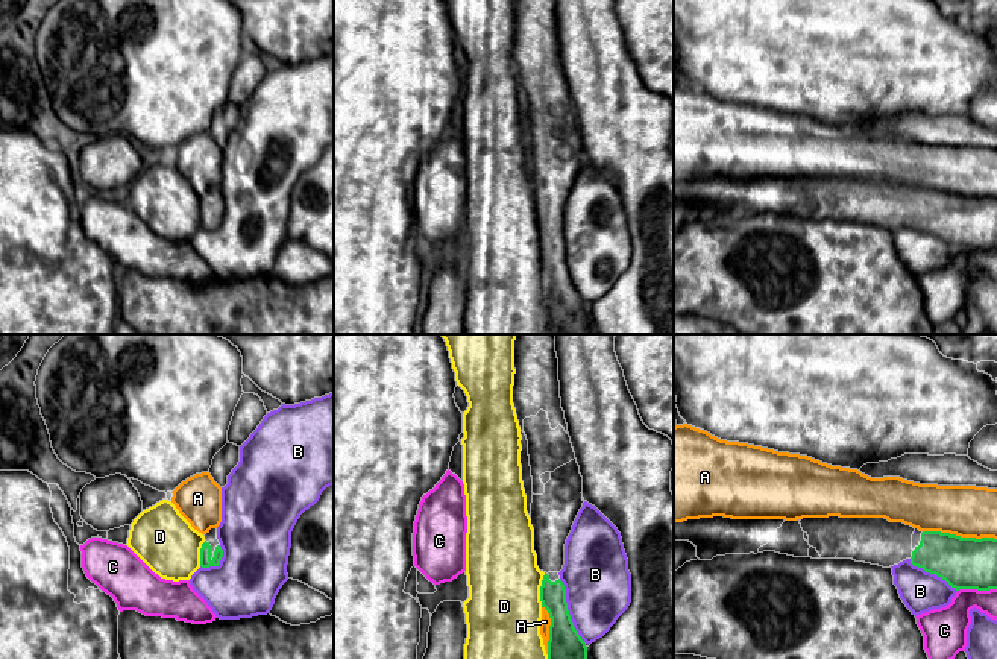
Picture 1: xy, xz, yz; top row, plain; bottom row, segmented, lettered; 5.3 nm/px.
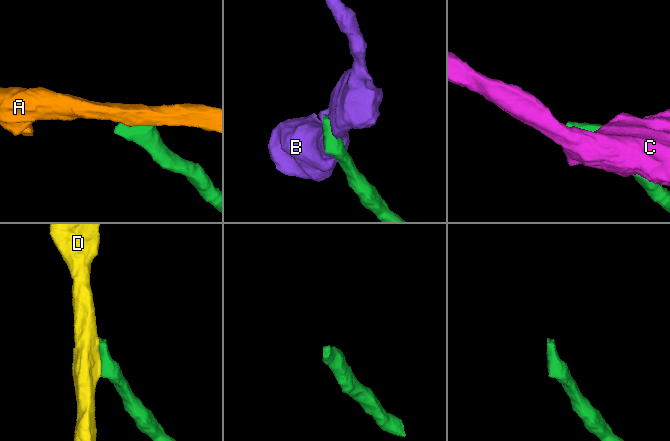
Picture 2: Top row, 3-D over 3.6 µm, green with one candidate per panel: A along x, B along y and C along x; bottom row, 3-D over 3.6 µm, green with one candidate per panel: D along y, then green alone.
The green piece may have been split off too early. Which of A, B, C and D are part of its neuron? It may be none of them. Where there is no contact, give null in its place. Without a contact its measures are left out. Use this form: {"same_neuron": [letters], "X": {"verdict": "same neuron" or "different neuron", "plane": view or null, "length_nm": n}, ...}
{"same_neuron": [], "A": {"verdict": "different neuron", "plane": "yz", "length_nm": 400}, "B": {"verdict": "different neuron", "plane": "xz", "length_nm": 380}, "C": {"verdict": "different neuron", "plane": "yz", "length_nm": 200}, "D": {"verdict": "different neuron", "plane": "xz", "length_nm": 190}}

